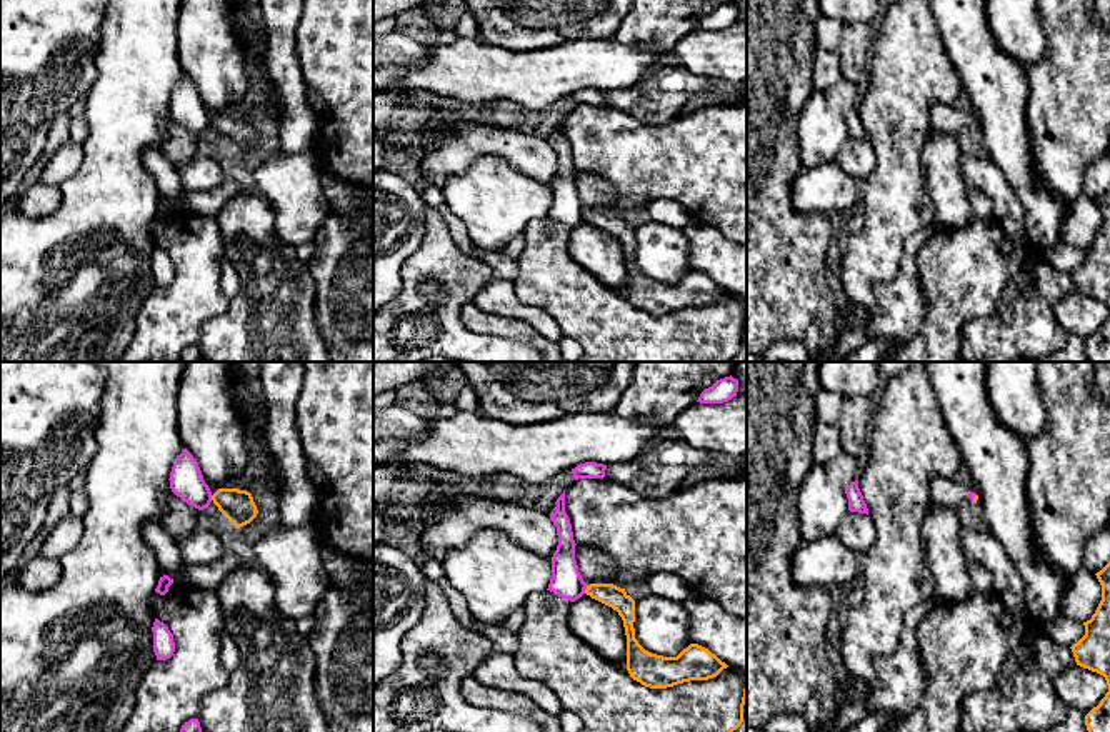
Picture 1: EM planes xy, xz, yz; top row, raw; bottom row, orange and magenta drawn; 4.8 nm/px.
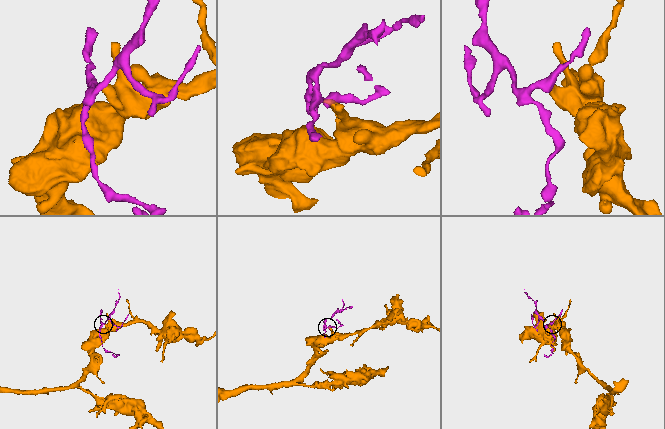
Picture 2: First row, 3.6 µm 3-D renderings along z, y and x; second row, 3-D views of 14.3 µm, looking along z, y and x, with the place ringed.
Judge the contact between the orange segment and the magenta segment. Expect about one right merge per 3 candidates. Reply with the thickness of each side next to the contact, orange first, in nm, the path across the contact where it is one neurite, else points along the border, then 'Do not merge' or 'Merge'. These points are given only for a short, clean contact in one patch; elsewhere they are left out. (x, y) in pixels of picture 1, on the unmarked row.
Thickness 110 nm (orange) against 150 nm. Boundary: xz (587, 212), (584, 219). Do not merge

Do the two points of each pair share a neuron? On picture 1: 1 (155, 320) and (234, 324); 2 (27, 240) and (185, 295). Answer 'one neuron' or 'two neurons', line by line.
1: two neurons
2: two neurons

